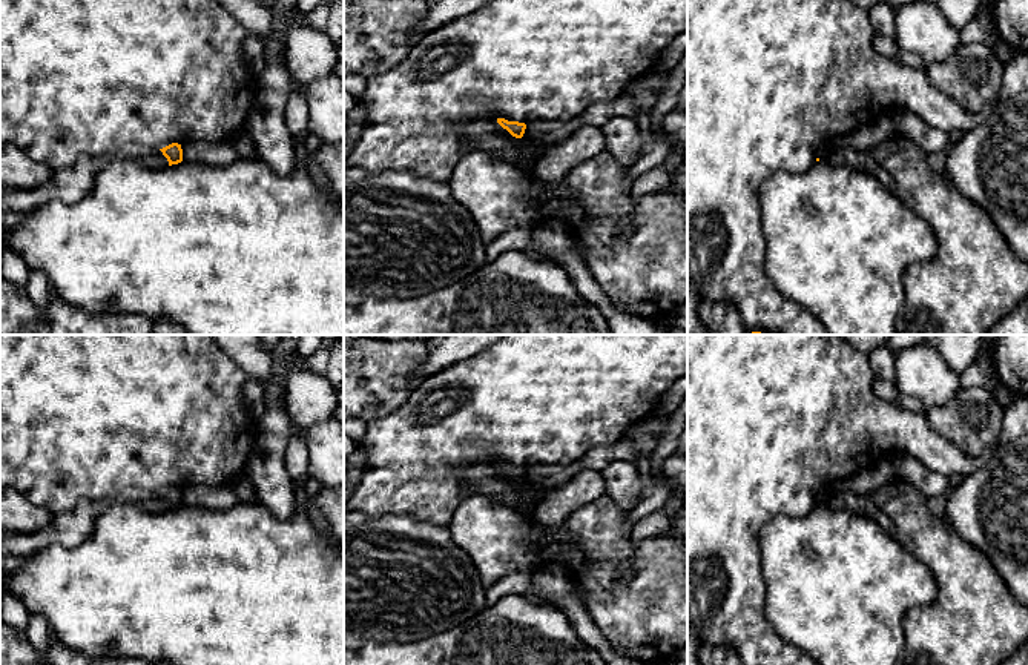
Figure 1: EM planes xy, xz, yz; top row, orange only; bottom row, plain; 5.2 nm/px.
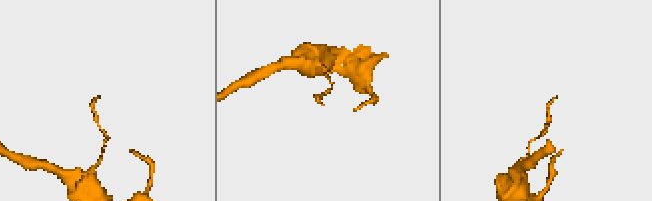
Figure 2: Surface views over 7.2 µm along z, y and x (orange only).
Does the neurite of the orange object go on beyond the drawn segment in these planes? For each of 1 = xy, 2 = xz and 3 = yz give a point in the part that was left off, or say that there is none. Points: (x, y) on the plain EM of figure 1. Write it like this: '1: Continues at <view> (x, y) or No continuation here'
1: No continuation here
2: No continuation here
3: No continuation here

